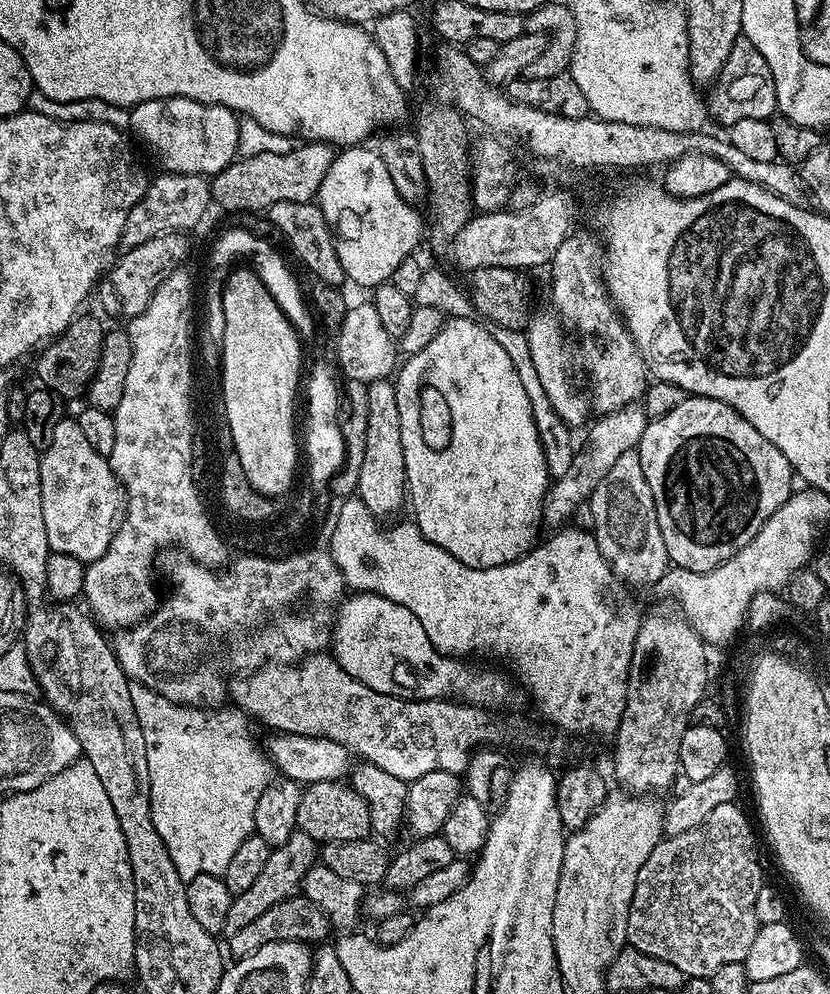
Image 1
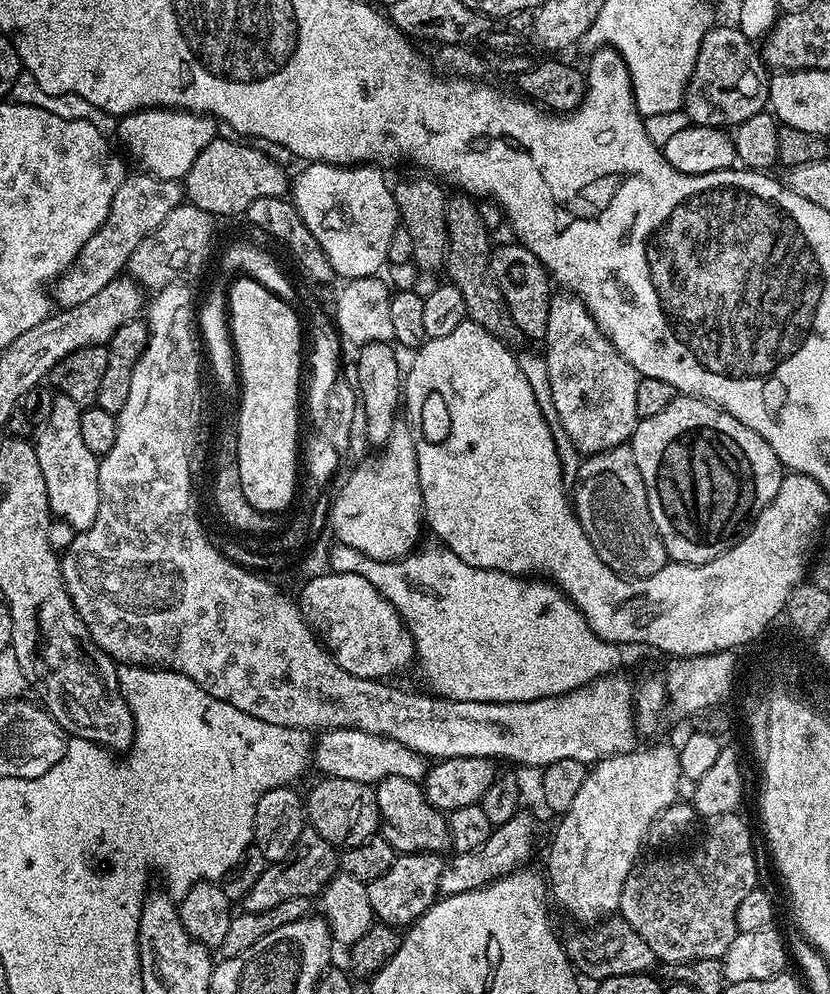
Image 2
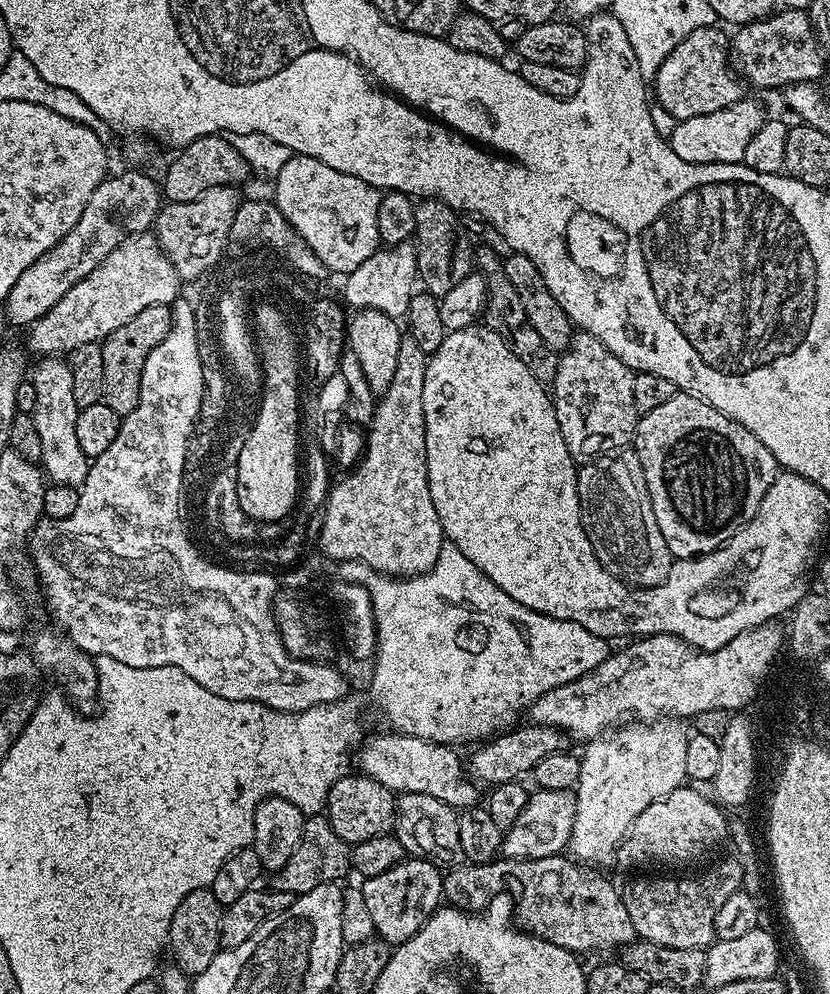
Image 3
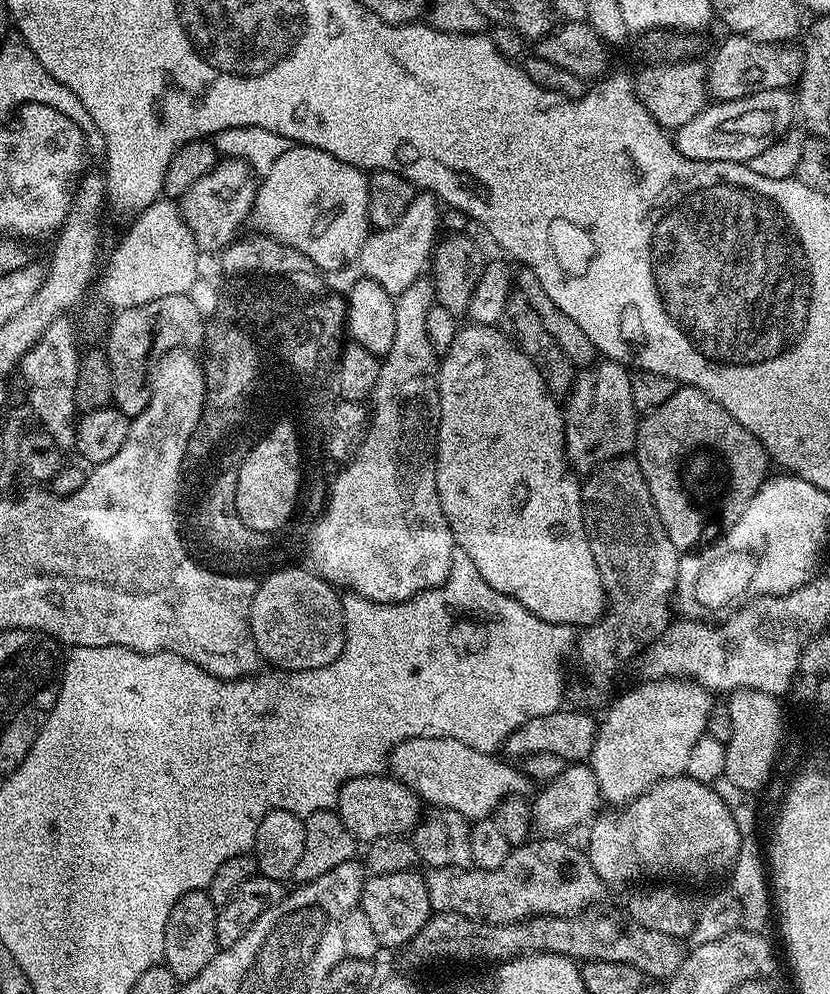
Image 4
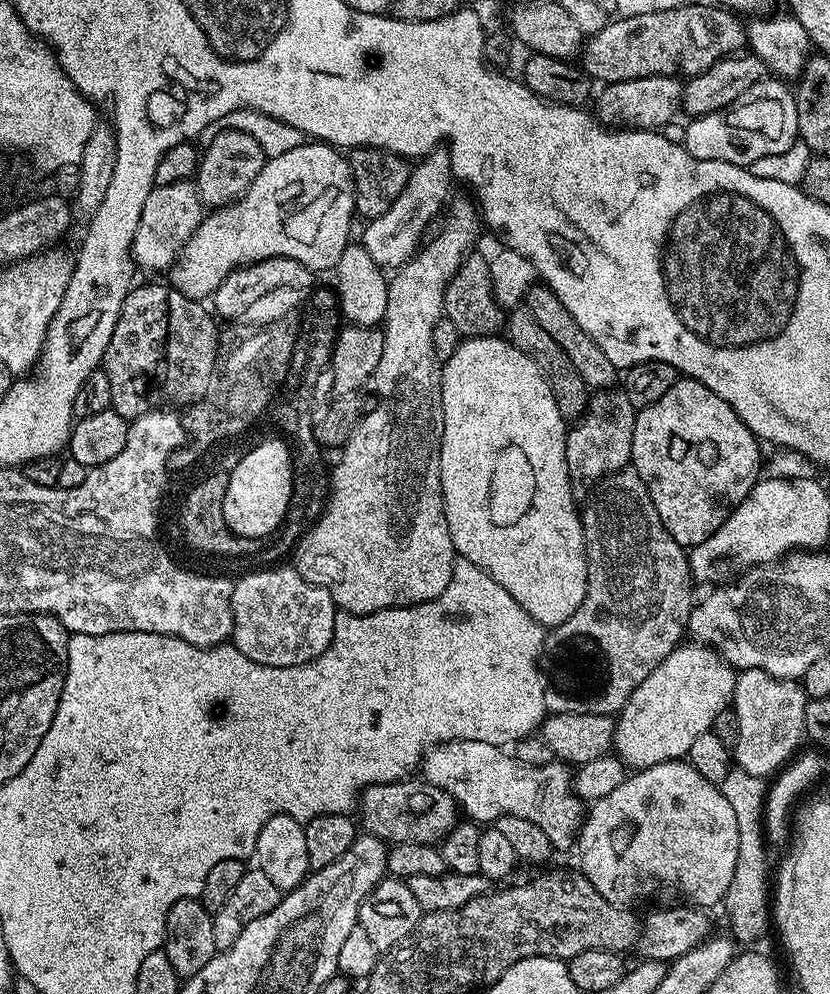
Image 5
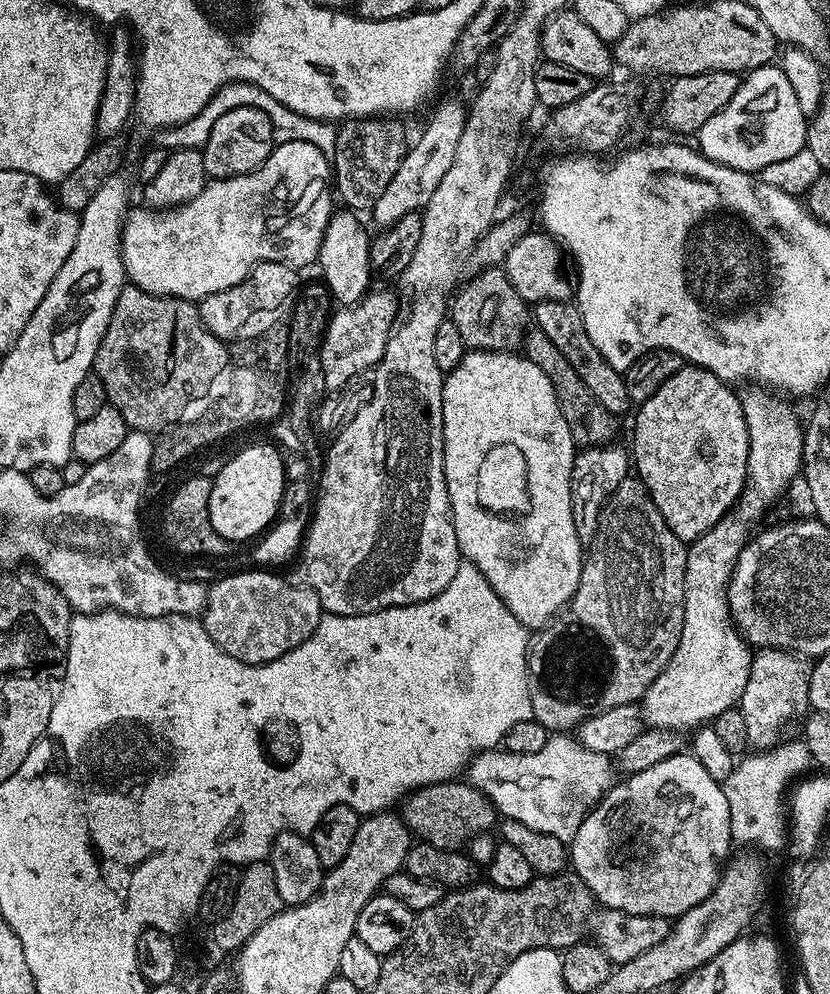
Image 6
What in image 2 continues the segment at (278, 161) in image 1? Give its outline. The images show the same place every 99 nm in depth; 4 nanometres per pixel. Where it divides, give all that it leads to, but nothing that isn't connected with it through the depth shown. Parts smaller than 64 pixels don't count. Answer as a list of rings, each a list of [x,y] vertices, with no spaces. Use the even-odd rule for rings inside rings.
[[[212,140],[210,146],[198,154],[182,181],[187,203],[206,210],[214,218],[247,213],[258,198],[287,197],[290,192],[290,176],[284,173],[287,172],[285,165],[271,160],[263,147],[251,148],[248,145],[251,143],[236,140]]]

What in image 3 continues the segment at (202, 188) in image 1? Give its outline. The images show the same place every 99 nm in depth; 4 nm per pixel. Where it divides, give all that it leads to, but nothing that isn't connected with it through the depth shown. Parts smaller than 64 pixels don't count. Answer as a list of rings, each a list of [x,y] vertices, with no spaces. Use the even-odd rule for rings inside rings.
[[[128,170],[132,172],[120,172],[109,174],[104,177],[103,182],[96,187],[94,194],[90,194],[90,202],[86,202],[86,210],[82,210],[82,218],[74,222],[74,230],[62,238],[38,262],[26,266],[22,278],[14,284],[8,295],[8,301],[2,305],[2,312],[8,315],[8,320],[12,324],[24,324],[31,326],[46,315],[57,302],[64,297],[66,290],[70,290],[78,282],[86,279],[118,246],[122,246],[132,236],[138,236],[147,233],[156,223],[156,215],[160,213],[162,207],[162,188],[159,183],[156,184],[147,176],[144,170]]]

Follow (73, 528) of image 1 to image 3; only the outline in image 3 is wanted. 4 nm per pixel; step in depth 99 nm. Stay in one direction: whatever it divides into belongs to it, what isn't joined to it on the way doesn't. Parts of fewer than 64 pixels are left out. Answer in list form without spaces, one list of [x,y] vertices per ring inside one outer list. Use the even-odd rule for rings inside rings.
[[[44,358],[39,363],[36,369],[31,369],[30,381],[36,391],[36,405],[31,415],[38,438],[42,438],[42,468],[51,483],[79,489],[88,477],[90,457],[82,454],[82,446],[78,446],[78,434],[74,430],[74,422],[78,422],[81,410],[74,402],[74,378],[70,378],[67,359]]]

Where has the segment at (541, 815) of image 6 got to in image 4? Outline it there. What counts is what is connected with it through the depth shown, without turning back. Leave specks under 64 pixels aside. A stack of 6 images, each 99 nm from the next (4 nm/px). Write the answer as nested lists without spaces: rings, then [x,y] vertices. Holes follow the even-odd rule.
[[[410,738],[393,748],[387,767],[395,779],[401,780],[407,788],[420,795],[425,805],[458,810],[458,814],[462,814],[470,822],[475,822],[489,819],[503,800],[524,794],[530,786],[530,780],[524,772],[512,764],[515,763],[496,754],[474,750],[474,746],[466,746],[466,742],[458,742],[454,738]]]

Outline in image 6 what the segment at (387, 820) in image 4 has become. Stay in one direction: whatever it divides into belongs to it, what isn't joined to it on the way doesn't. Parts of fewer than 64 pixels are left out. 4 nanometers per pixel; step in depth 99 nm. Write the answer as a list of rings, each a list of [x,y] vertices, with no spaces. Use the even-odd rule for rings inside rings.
[[[453,778],[443,780],[441,784],[420,788],[416,792],[409,792],[398,808],[409,832],[435,848],[460,850],[479,832],[489,831],[493,827],[491,824],[495,825],[498,820],[496,809],[478,789],[467,782],[459,784],[460,782],[459,779]]]

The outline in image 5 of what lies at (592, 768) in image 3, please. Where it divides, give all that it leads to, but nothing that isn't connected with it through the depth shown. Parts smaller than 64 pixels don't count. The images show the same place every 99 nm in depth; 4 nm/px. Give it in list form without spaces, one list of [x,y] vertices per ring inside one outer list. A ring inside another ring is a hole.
[[[699,642],[681,643],[630,694],[615,717],[615,755],[632,770],[684,760],[697,737],[709,731],[714,718],[730,707],[736,678],[732,665],[721,660],[711,648]]]

